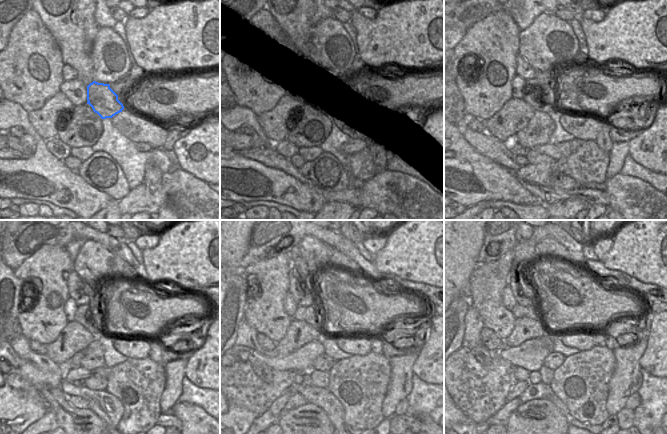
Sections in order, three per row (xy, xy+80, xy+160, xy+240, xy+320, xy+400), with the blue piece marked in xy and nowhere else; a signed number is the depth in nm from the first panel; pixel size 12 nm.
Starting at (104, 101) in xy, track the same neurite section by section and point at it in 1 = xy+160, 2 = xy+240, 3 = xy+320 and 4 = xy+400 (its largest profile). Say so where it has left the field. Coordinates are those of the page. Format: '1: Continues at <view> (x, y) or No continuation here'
1: Continues at xy+160 (538, 100)
2: Continues at xy+240 (83, 316)
3: Continues at xy+320 (309, 314)
4: Continues at xy+400 (518, 311)

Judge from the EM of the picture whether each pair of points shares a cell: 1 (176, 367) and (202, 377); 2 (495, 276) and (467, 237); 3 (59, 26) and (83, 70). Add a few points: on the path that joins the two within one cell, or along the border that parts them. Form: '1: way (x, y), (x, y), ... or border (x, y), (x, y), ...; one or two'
1: border (188, 359), (184, 375); two
2: border (477, 265), (470, 276), (469, 287); two
3: way (70, 37), (76, 43), (76, 53), (80, 59); one

